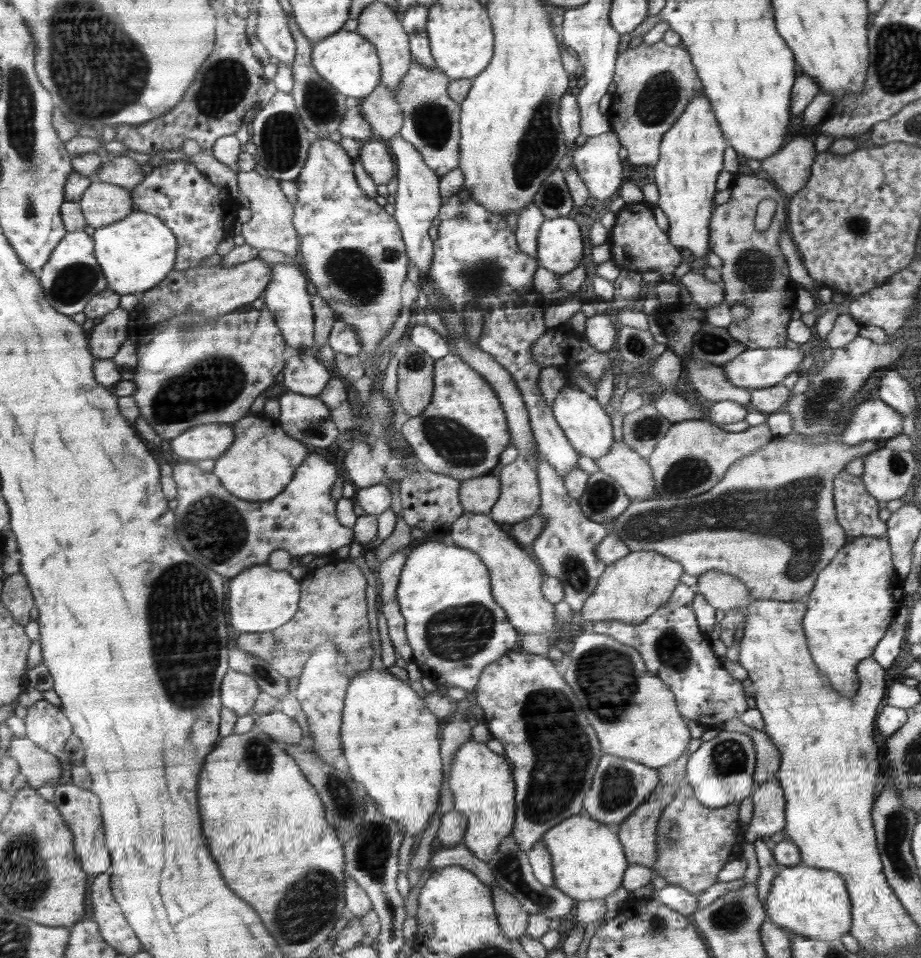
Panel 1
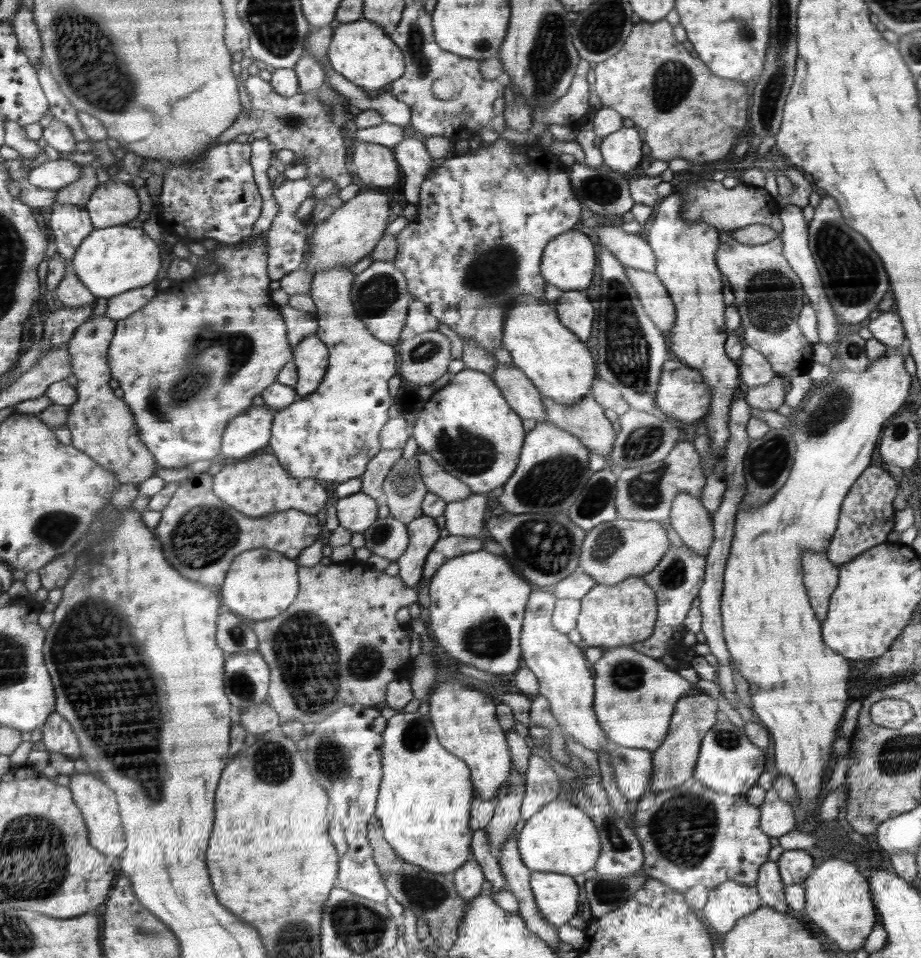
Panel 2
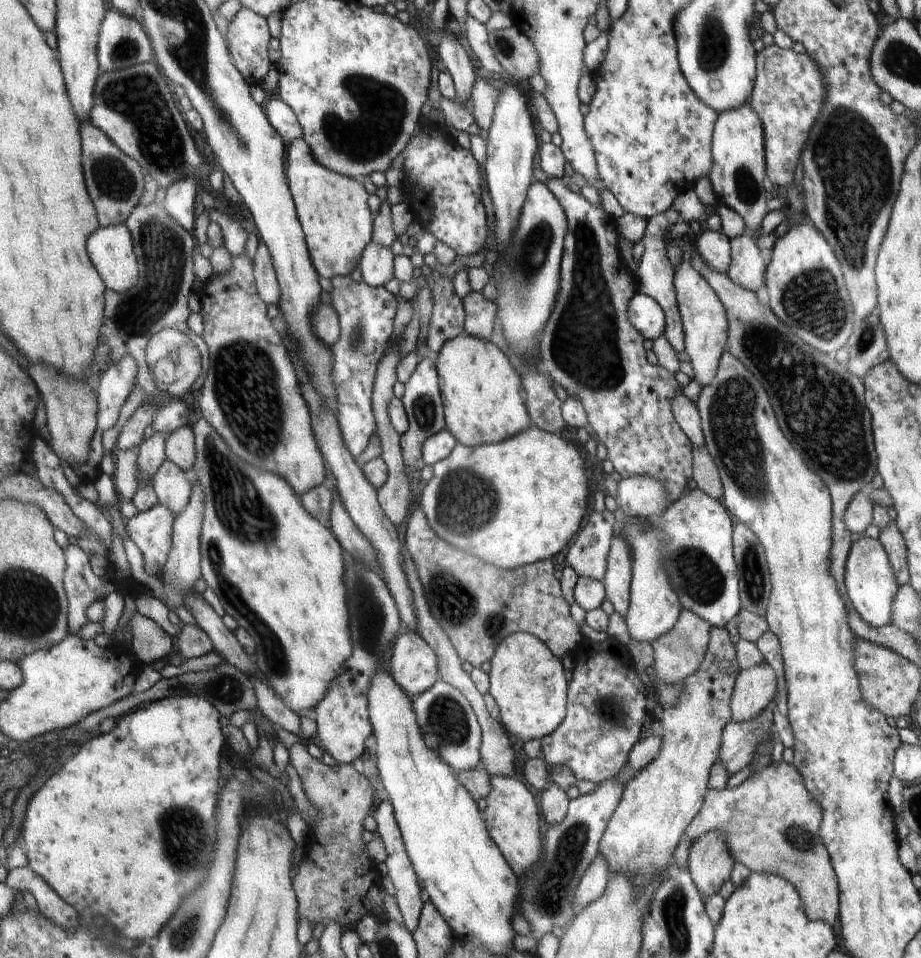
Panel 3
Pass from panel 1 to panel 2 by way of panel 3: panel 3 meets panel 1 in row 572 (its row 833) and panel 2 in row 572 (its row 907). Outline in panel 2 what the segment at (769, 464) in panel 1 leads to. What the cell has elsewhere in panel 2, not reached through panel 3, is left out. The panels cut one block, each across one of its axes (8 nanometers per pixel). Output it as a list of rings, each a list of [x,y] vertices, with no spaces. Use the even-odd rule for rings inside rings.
[[[804,551],[802,557],[803,585],[807,588],[807,596],[810,598],[811,607],[816,610],[816,616],[820,620],[826,618],[826,612],[830,610],[831,596],[838,587],[839,566],[828,560],[820,551]]]

